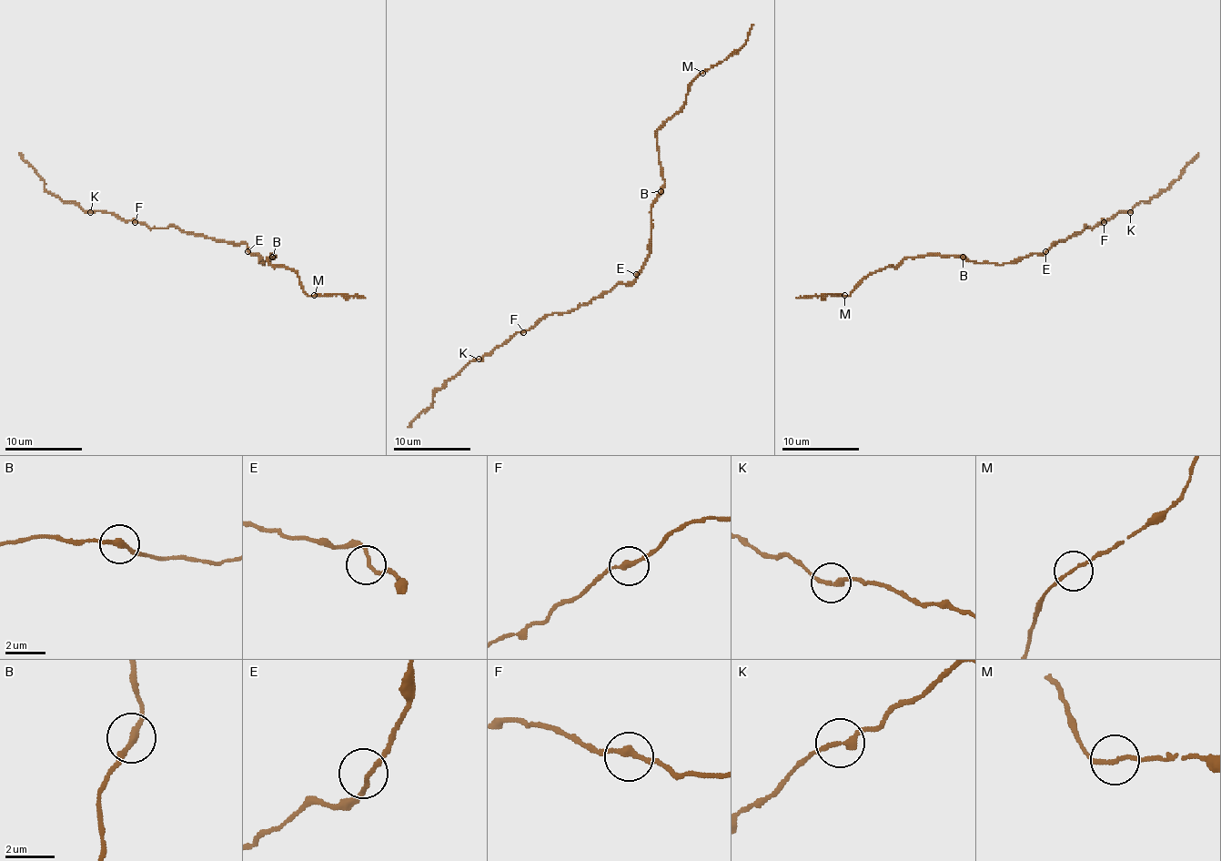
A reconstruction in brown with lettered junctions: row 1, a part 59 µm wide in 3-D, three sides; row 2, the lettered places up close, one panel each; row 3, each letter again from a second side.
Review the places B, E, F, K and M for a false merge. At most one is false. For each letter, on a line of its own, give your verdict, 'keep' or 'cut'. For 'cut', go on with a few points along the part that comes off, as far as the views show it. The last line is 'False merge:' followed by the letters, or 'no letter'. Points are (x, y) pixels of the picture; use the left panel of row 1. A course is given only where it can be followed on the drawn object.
B: keep
E: keep
F: keep
K: keep
M: keep
False merge: no letter

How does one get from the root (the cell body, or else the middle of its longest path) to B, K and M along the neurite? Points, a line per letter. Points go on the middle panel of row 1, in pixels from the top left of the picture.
B: (638, 274), (649, 253), (651, 205), (660, 191)
K: (638, 274), (633, 282), (616, 284), (576, 308), (545, 315), (533, 326), (516, 332), (479, 359)
M: (638, 274), (649, 253), (651, 205), (664, 183), (659, 162), (657, 131), (680, 110), (690, 85), (703, 73)

